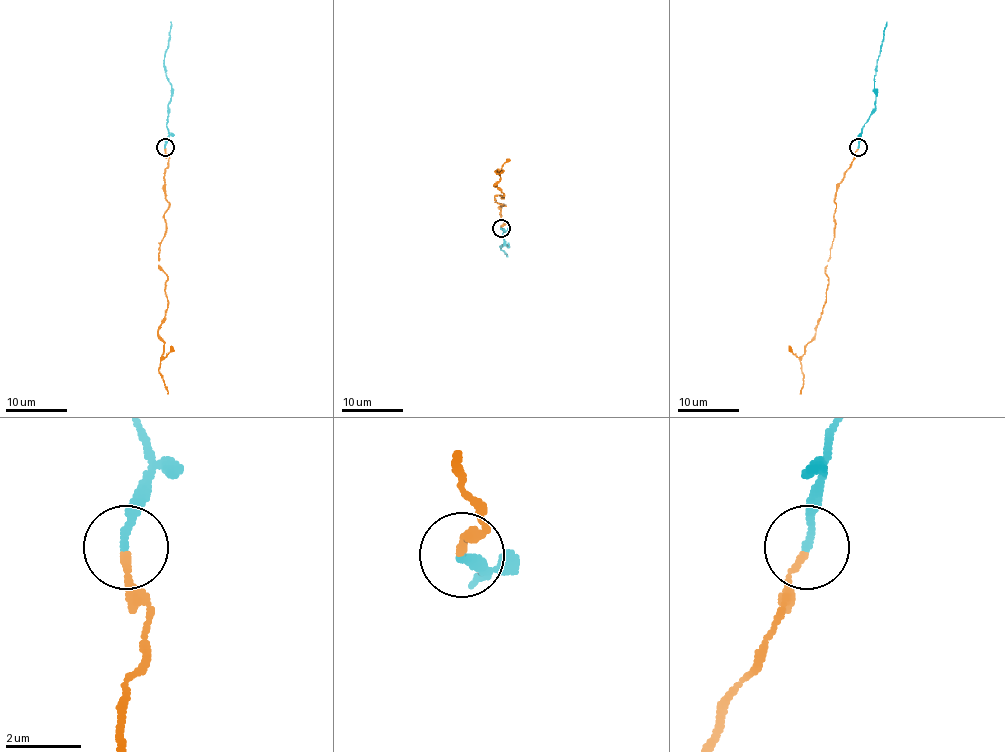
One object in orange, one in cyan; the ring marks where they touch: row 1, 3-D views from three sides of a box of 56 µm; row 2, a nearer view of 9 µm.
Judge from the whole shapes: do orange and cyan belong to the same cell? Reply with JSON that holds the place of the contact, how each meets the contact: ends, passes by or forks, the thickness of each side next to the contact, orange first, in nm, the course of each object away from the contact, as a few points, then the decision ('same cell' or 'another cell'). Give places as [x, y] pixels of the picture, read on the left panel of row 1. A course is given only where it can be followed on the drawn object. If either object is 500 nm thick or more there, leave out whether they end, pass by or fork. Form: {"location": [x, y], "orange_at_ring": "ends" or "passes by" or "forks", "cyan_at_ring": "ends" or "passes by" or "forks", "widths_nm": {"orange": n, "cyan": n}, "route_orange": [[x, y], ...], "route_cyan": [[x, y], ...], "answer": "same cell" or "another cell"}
{"location": [165, 147], "orange_at_ring": "ends", "cyan_at_ring": "ends", "widths_nm": {"orange": 170, "cyan": 190}, "route_orange": [[164, 148], [169, 209], [158, 265], [167, 277], [167, 305], [158, 335], [164, 344], [158, 373], [167, 393]], "route_cyan": [[164, 148], [169, 129], [166, 125], [170, 82], [166, 76], [164, 59], [170, 21]], "answer": "same cell"}

